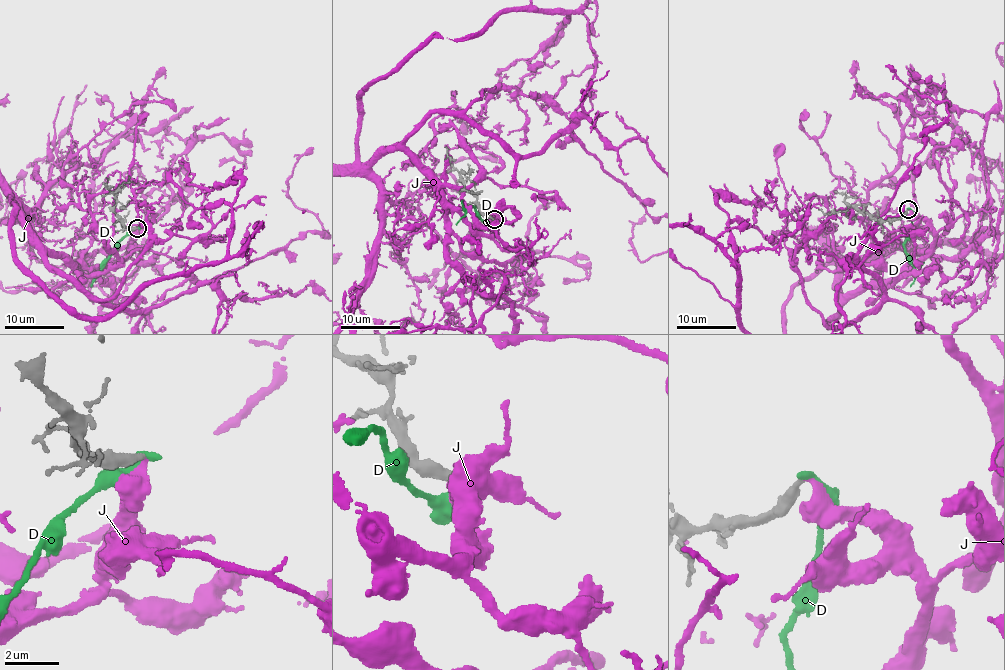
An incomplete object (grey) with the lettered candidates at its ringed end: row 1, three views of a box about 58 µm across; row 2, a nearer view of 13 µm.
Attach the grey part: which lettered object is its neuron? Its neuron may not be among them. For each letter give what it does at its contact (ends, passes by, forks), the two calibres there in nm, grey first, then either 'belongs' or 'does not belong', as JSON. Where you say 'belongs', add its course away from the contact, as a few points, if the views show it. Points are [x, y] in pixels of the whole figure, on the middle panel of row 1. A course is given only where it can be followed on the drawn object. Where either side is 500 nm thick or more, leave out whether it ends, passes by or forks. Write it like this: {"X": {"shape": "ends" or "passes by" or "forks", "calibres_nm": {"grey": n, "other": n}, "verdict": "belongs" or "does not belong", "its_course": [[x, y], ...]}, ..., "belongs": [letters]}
{"D": {"shape": "ends", "calibres_nm": {"grey": 320, "other": 360}, "verdict": "does not belong"}, "J": {"shape": "ends", "calibres_nm": {"grey": 320, "other": 260}, "verdict": "belongs"}, "belongs": ["J"]}

